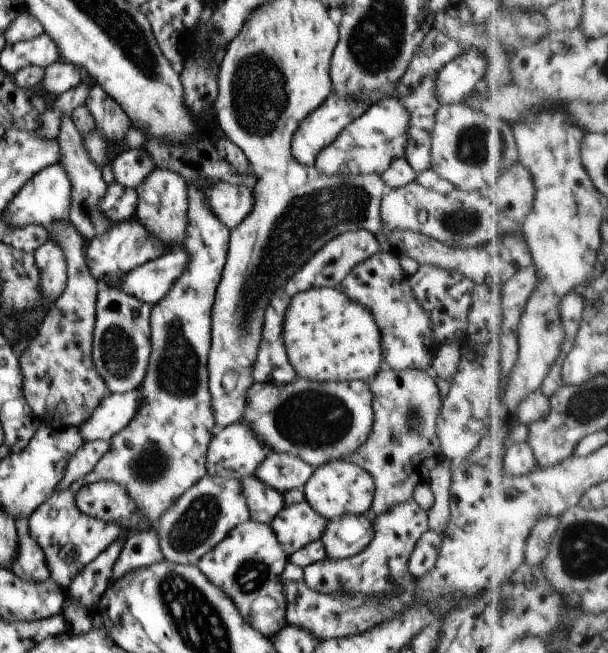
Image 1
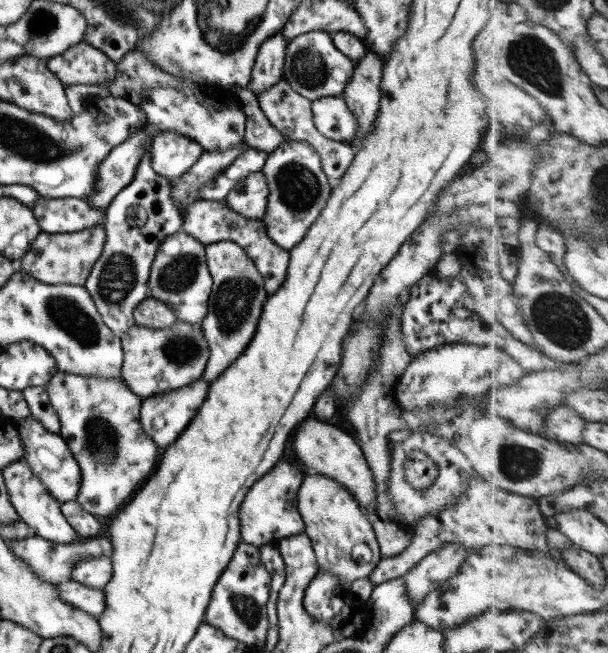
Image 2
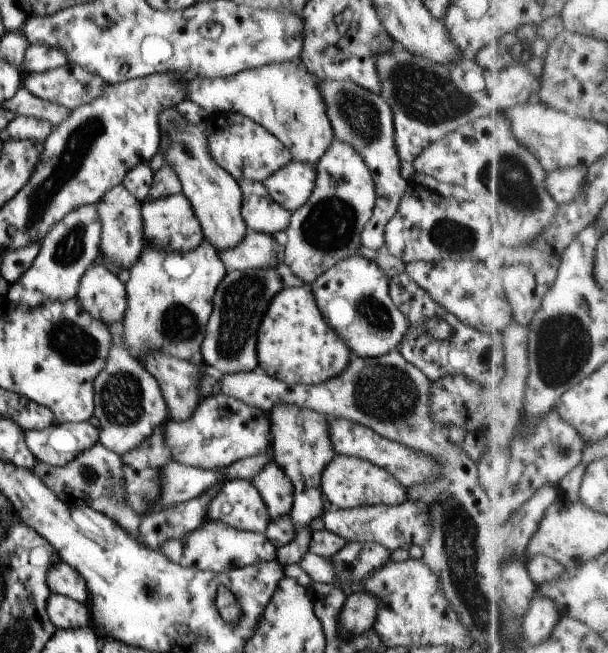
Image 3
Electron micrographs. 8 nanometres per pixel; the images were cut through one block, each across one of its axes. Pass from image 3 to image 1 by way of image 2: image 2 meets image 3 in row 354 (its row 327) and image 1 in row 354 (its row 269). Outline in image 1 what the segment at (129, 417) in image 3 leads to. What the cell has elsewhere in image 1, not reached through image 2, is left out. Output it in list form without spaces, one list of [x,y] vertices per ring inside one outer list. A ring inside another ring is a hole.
[[[101,285],[96,294],[96,322],[92,360],[108,394],[124,394],[141,387],[151,354],[151,305],[117,287]]]

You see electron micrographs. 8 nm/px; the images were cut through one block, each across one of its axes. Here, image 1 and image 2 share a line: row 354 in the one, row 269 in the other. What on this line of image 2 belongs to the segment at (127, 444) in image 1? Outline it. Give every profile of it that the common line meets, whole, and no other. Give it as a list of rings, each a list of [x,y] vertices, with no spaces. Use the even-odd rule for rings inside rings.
[[[180,230],[166,237],[160,244],[150,272],[149,297],[170,307],[177,320],[200,326],[206,318],[210,292],[213,288],[205,246]]]

